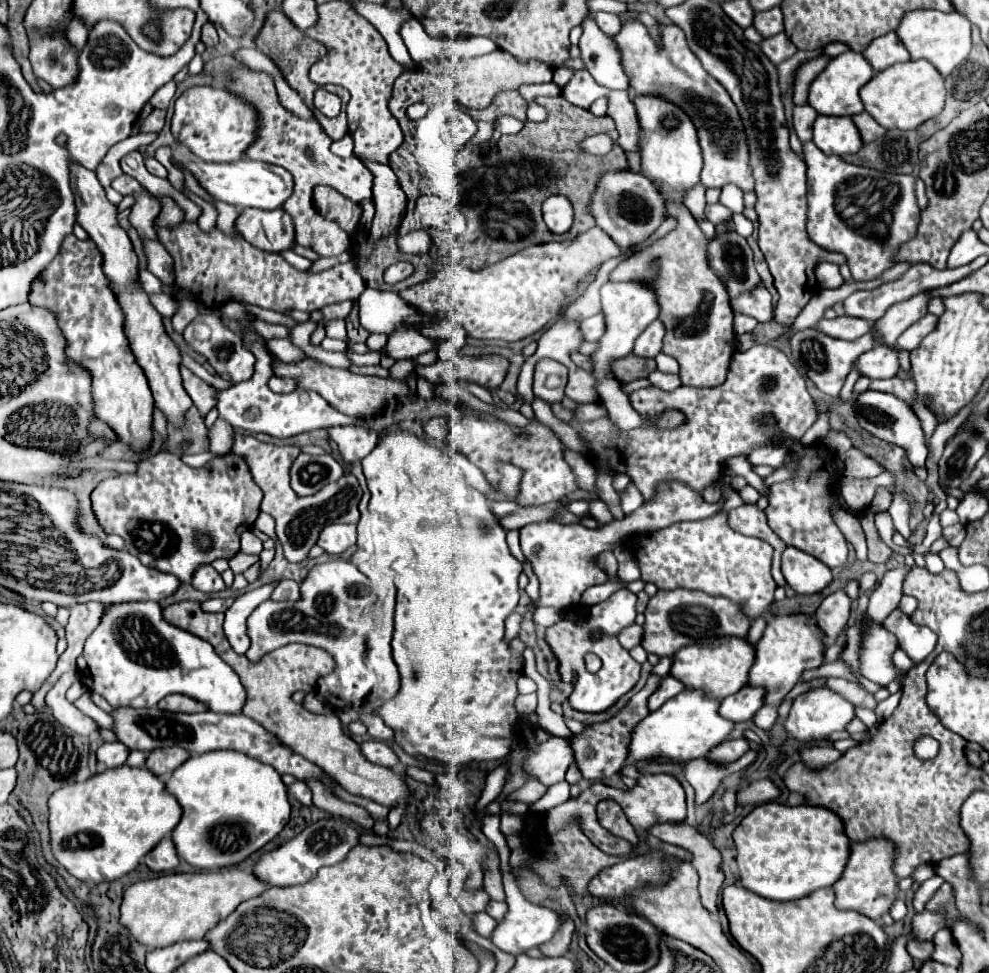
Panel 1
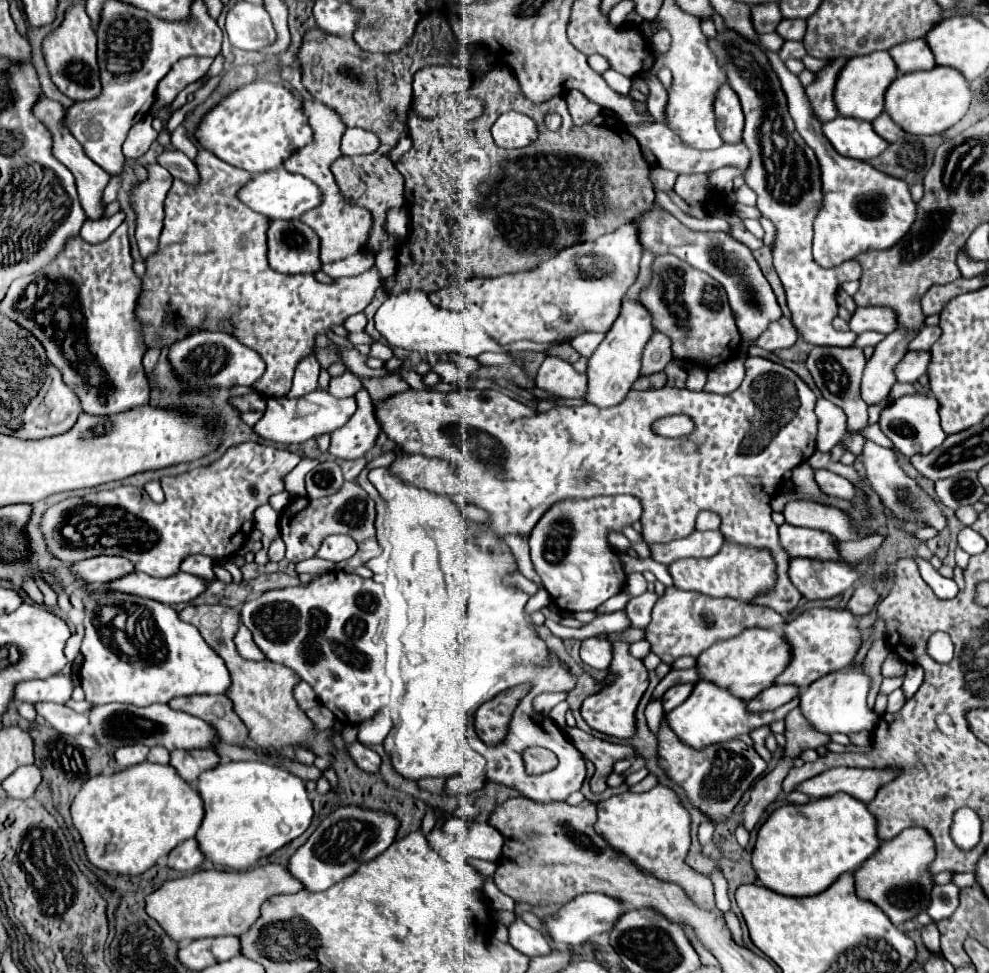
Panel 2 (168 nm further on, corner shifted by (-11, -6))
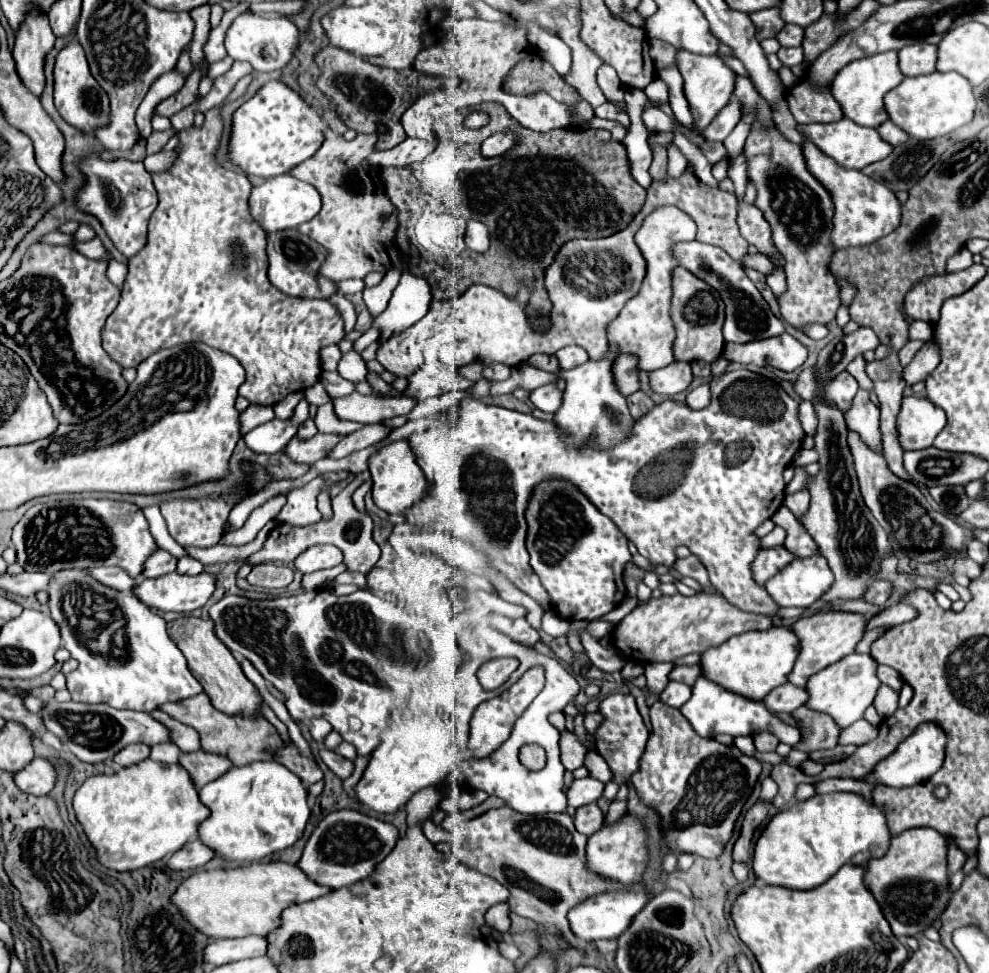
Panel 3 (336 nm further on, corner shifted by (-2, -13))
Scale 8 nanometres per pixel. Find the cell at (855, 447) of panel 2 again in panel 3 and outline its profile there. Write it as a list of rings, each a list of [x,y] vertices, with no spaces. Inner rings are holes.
[[[801,449],[792,461],[792,466],[806,466],[807,464],[817,462],[819,455],[814,449]]]

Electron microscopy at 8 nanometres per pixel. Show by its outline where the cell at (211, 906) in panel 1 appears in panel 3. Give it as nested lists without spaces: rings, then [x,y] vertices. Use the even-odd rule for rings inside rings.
[[[253,862],[247,866],[239,868],[229,868],[229,870],[203,870],[191,874],[173,894],[173,904],[181,910],[181,914],[197,928],[199,932],[211,936],[211,938],[241,938],[241,936],[267,936],[273,932],[277,926],[281,926],[281,912],[287,906],[307,902],[313,898],[321,898],[329,894],[333,888],[315,884],[301,872],[297,864],[287,864],[287,862]]]

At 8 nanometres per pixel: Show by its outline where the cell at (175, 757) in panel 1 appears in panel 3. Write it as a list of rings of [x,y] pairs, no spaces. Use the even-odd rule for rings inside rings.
[[[205,750],[183,754],[179,758],[179,764],[191,774],[197,788],[203,788],[205,784],[217,780],[219,776],[223,776],[227,770],[233,768],[233,762],[229,758]]]

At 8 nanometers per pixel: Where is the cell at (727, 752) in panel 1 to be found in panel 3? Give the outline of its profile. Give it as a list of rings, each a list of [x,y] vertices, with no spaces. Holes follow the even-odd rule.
[[[655,702],[651,706],[651,720],[653,728],[641,768],[633,774],[637,796],[659,814],[665,846],[671,852],[719,858],[761,774],[761,762],[745,756],[735,746],[697,736],[677,708]]]

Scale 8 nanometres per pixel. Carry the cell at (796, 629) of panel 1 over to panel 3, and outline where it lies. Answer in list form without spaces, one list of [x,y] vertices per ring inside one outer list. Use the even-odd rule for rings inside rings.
[[[817,612],[813,616],[799,618],[793,624],[793,632],[799,636],[801,654],[795,662],[793,672],[789,674],[789,682],[797,686],[805,686],[809,676],[835,664],[843,656],[855,652],[855,646],[865,634],[865,626],[867,626],[867,618],[861,614],[853,614],[853,612]]]

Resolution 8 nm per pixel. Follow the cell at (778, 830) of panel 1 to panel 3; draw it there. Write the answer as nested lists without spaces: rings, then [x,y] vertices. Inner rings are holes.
[[[853,792],[815,794],[771,818],[755,844],[753,870],[763,884],[811,890],[827,882],[845,864],[865,866],[869,860],[885,856],[889,844],[891,832],[885,812],[873,800]]]

